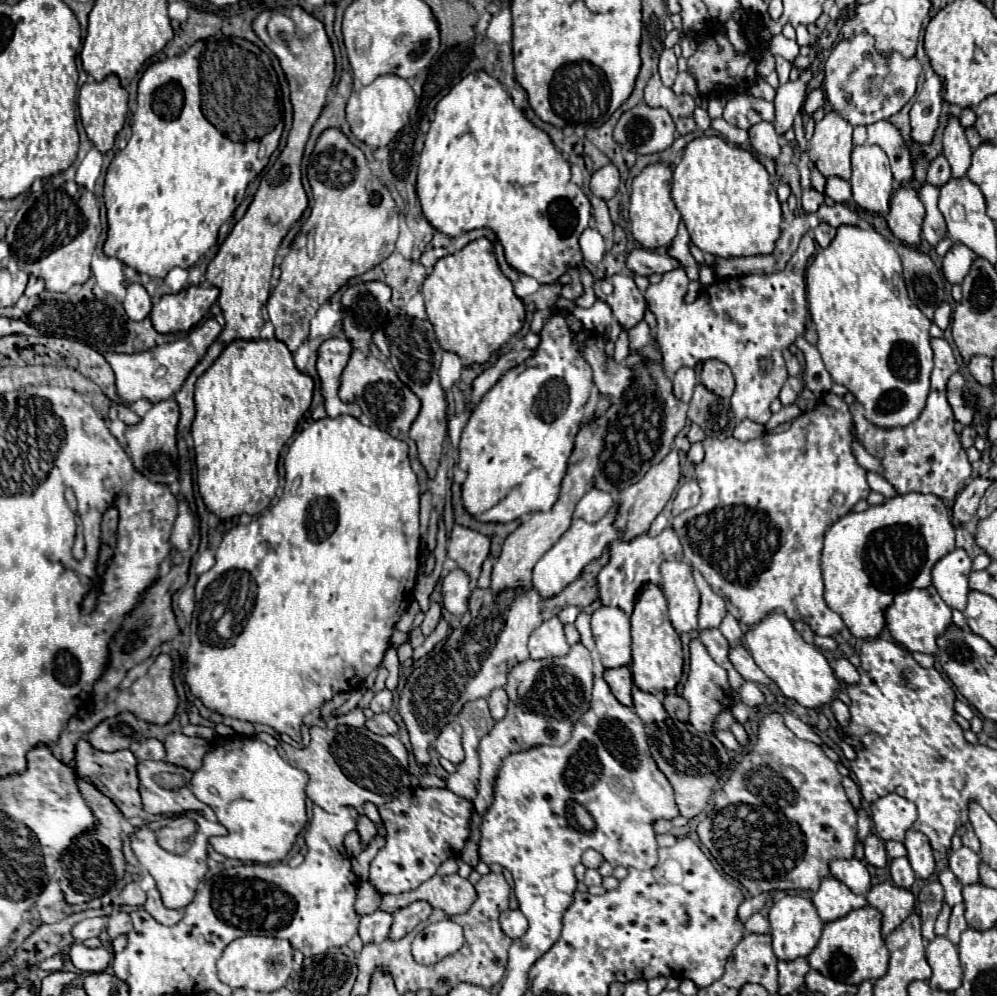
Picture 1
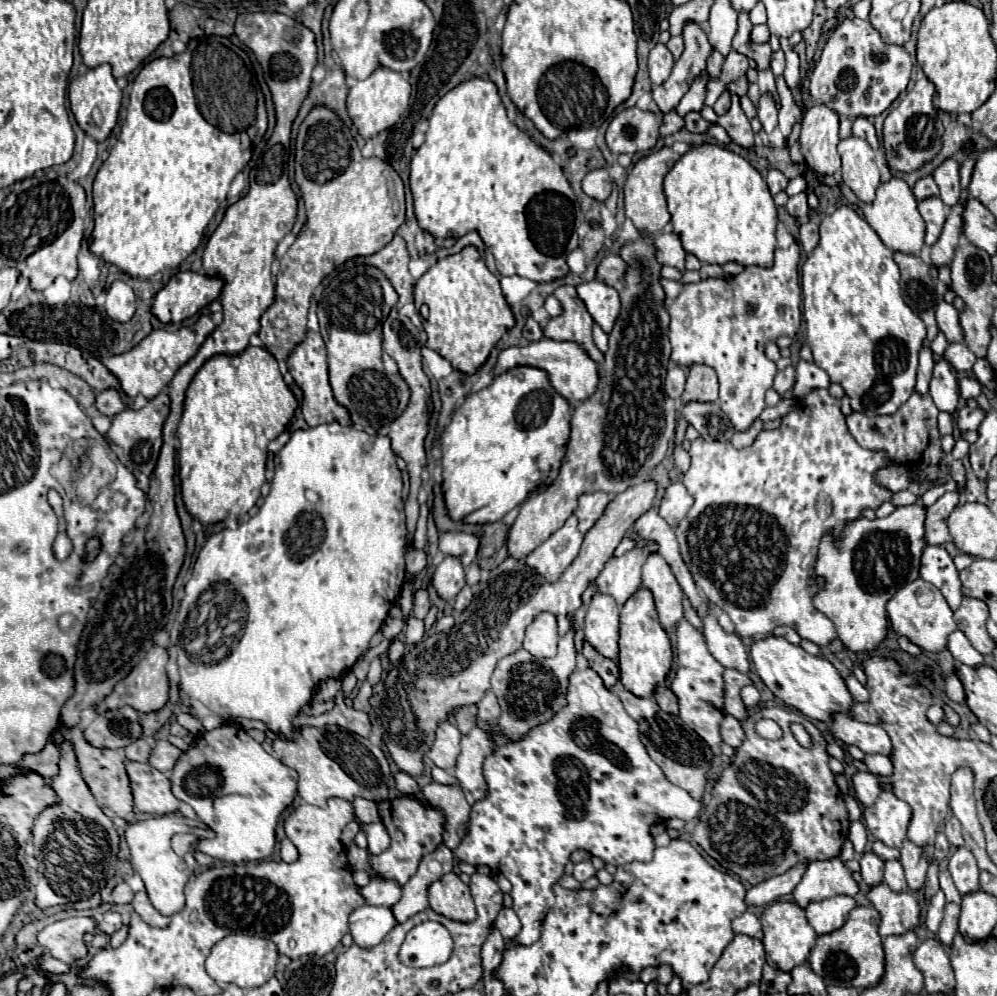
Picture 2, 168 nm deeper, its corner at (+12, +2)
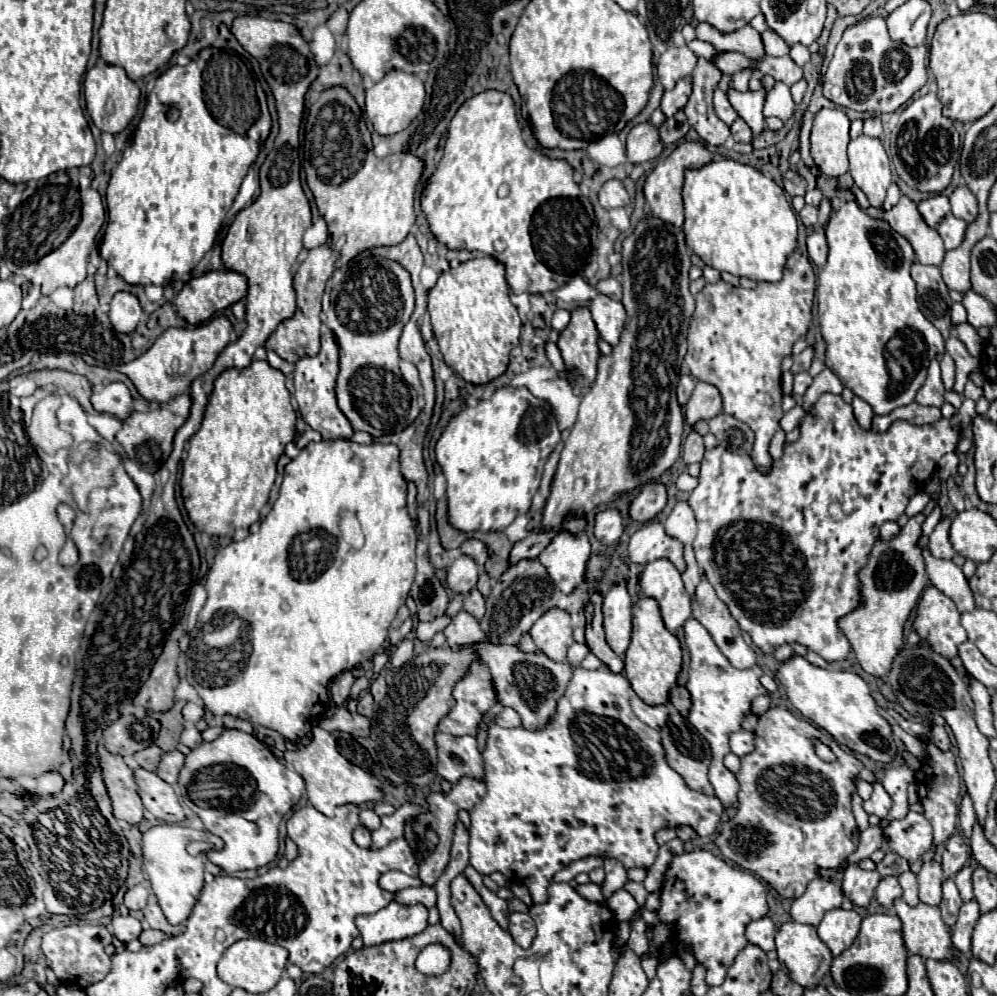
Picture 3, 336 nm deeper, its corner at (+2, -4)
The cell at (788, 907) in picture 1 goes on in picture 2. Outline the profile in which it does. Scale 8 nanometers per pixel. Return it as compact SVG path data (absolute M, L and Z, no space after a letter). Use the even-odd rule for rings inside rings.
M775 902L765 908L761 916L761 924L763 924L763 934L765 934L763 938L765 954L779 970L791 972L795 966L807 962L809 952L815 946L817 932L809 926L803 908L799 908L795 902Z

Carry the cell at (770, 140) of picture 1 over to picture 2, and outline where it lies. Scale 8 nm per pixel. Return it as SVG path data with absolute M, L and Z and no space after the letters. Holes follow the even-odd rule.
M733 94L731 98L731 108L725 116L717 116L712 107L704 105L700 111L701 116L713 123L719 124L721 128L725 128L725 132L731 136L731 140L743 148L751 148L753 146L753 130L749 124L749 118L743 114L741 104L739 104L739 96Z

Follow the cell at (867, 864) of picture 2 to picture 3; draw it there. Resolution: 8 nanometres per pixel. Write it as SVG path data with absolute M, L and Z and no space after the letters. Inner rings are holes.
M895 876L881 878L881 882L877 884L877 890L875 890L875 898L879 900L879 904L883 904L885 908L891 908L893 898L899 898L899 896L901 896L901 886L899 886L897 878Z

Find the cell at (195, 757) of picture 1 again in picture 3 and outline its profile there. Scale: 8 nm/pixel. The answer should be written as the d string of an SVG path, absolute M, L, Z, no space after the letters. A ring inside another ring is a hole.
M171 750L171 752L167 752L167 754L161 756L157 774L159 774L165 782L175 784L175 782L177 782L177 776L179 776L179 770L183 768L183 764L185 764L185 756L183 756L179 750Z

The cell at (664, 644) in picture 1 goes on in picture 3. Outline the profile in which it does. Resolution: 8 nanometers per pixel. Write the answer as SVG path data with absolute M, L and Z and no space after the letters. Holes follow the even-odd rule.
M639 598L633 606L633 638L625 654L625 674L631 682L631 688L643 702L649 702L651 706L665 704L669 700L669 690L677 682L679 672L681 672L679 640L665 628L659 604L653 598Z

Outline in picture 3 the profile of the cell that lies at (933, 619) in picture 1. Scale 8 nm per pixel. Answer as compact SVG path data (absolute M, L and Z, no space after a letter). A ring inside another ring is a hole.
M927 586L913 620L913 630L941 656L955 658L957 646L967 640L967 632L961 626L961 614L951 598L939 592L935 586Z

